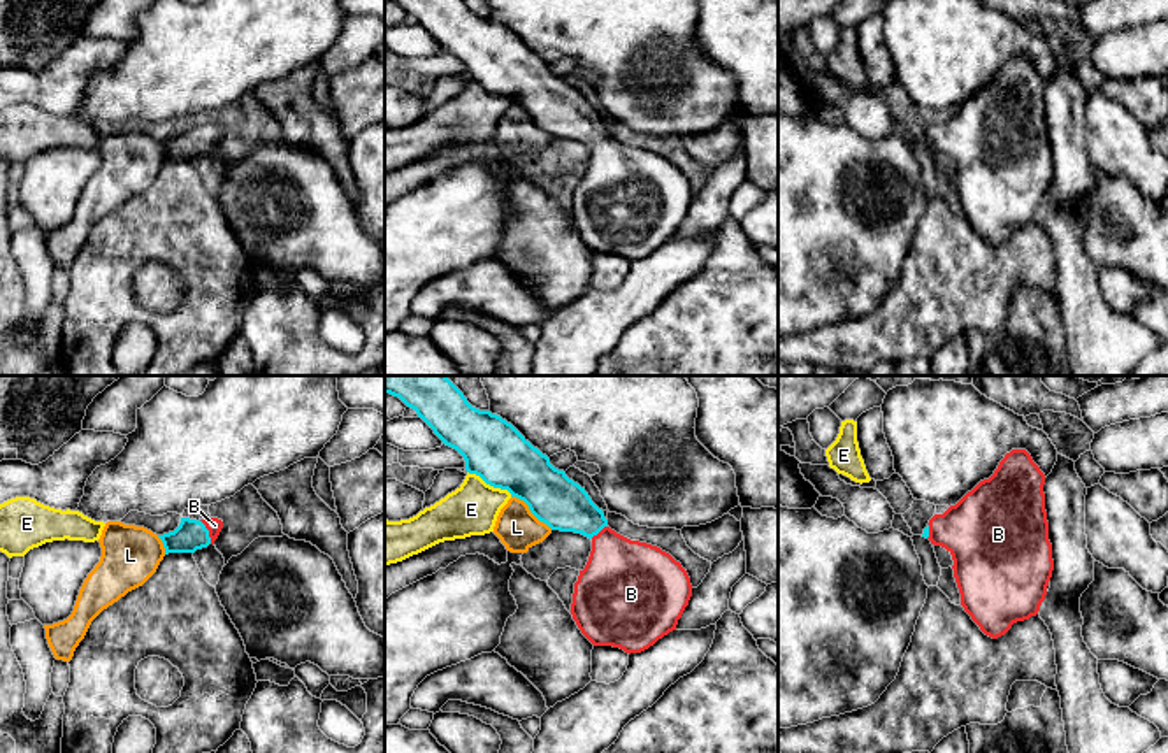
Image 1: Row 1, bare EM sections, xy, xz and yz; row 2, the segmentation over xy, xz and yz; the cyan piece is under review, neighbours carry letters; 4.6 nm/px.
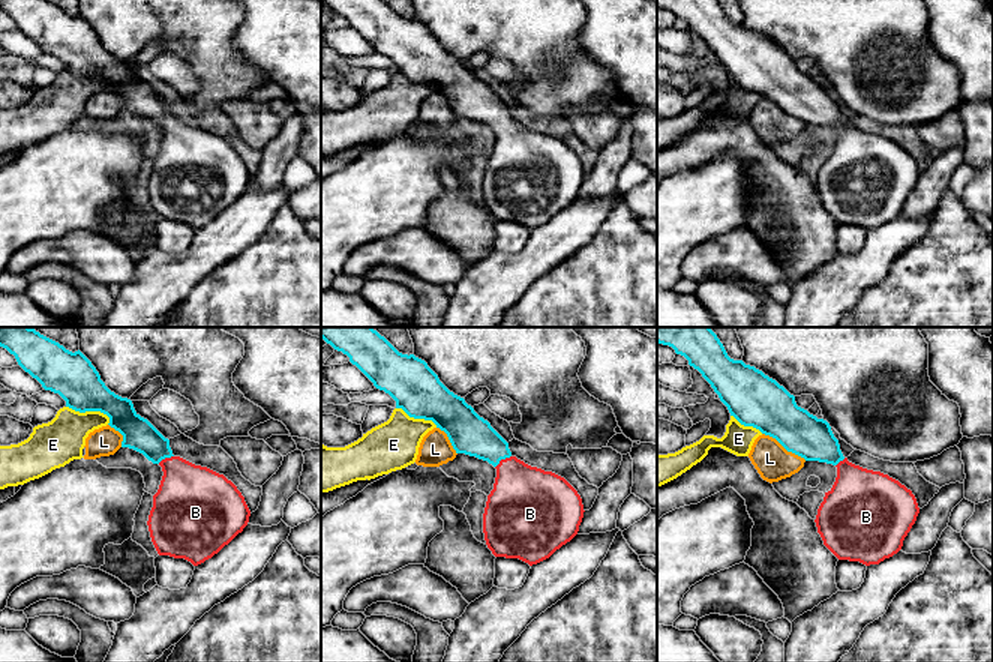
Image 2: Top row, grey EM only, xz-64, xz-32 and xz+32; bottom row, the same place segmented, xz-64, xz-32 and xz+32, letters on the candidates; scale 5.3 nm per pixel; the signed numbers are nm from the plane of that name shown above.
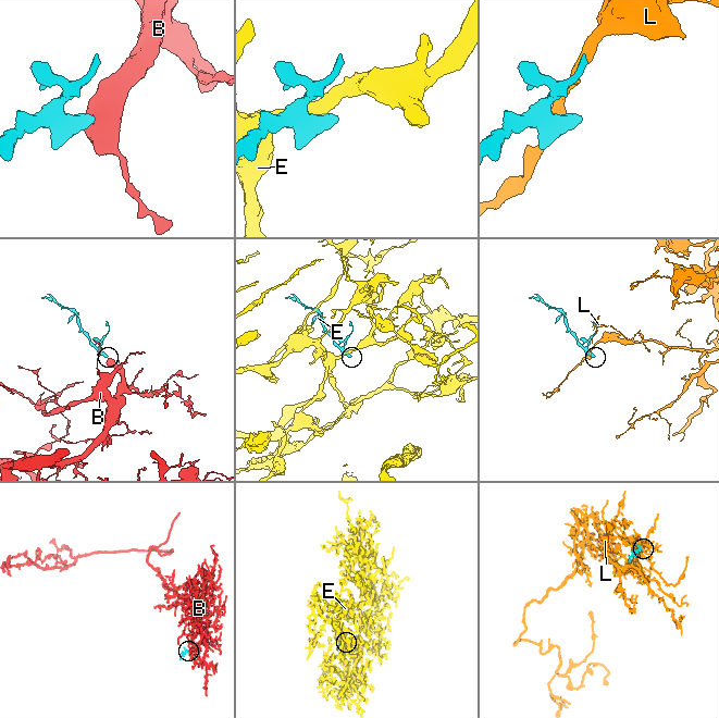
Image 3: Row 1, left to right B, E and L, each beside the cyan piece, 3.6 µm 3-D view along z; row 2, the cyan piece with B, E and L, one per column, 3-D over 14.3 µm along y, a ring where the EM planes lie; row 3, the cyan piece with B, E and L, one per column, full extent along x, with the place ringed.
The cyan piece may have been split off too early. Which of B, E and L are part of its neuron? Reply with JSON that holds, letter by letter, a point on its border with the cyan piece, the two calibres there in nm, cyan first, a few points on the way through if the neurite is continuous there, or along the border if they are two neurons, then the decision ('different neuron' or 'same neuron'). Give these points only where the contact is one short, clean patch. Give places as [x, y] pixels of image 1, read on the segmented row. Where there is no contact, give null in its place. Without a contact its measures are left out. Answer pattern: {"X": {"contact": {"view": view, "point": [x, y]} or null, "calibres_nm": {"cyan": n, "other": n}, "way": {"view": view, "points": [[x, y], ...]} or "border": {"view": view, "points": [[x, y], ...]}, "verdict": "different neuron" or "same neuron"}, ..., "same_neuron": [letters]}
{"B": {"contact": {"view": "xy", "point": [208, 532]}, "calibres_nm": {"cyan": 140, "other": 70}, "way": {"view": "xy", "points": [[190, 536], [208, 532], [215, 525]]}, "verdict": "same neuron"}, "E": {"contact": {"view": "xz", "point": [490, 485]}, "calibres_nm": {"cyan": 280, "other": 240}, "verdict": "different neuron"}, "L": {"contact": {"view": "xz", "point": [531, 511]}, "calibres_nm": {"cyan": 260, "other": 190}, "verdict": "different neuron"}, "same_neuron": ["B"]}

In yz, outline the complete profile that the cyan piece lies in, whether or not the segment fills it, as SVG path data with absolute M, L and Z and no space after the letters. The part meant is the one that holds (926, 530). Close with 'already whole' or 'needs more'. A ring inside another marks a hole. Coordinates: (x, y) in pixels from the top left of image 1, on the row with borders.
M1012 449L989 479L980 481L943 514L934 514L922 534L952 555L961 606L992 639L1005 635L1013 623L1036 616L1047 595L1054 560L1043 484L1045 474L1031 455Z; needs more

